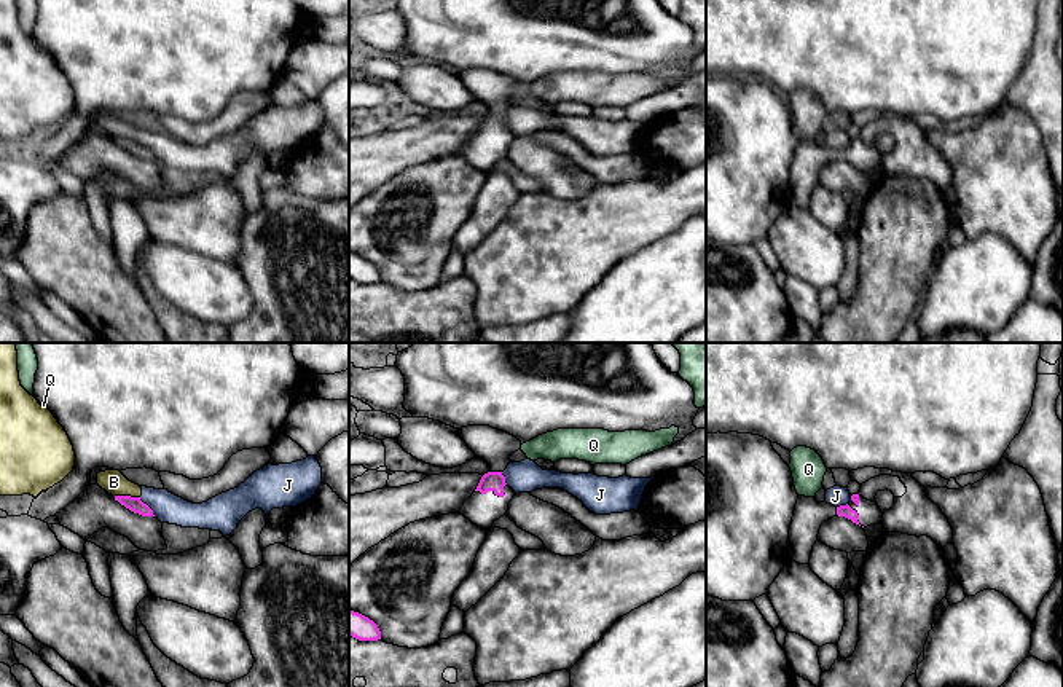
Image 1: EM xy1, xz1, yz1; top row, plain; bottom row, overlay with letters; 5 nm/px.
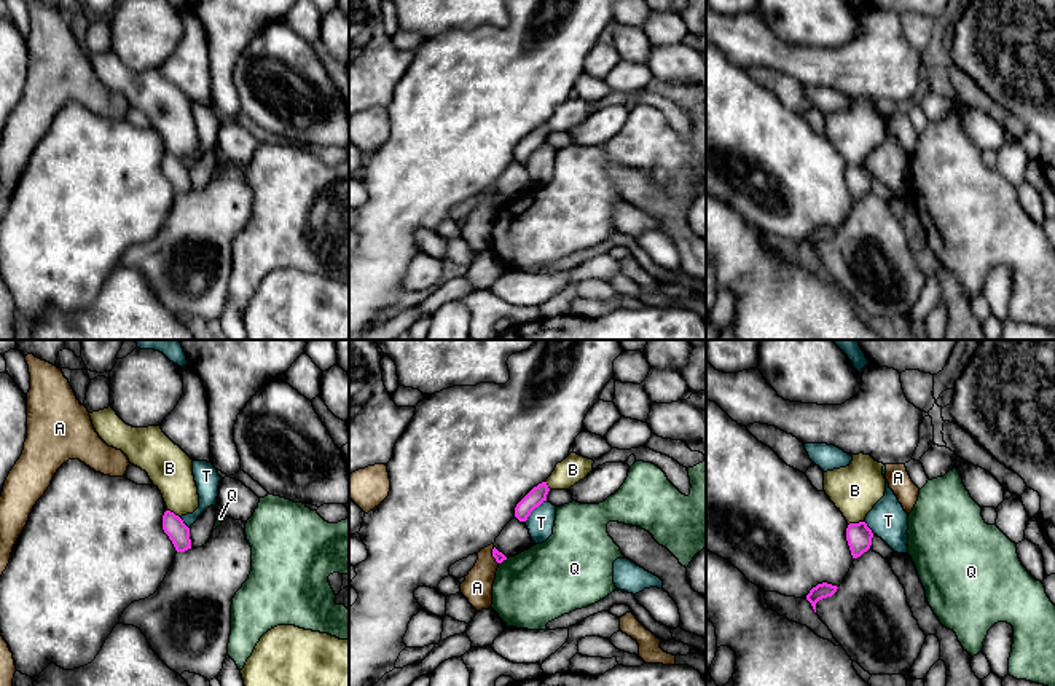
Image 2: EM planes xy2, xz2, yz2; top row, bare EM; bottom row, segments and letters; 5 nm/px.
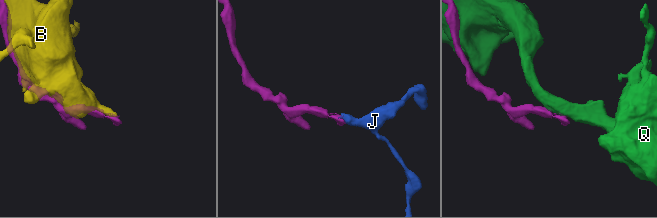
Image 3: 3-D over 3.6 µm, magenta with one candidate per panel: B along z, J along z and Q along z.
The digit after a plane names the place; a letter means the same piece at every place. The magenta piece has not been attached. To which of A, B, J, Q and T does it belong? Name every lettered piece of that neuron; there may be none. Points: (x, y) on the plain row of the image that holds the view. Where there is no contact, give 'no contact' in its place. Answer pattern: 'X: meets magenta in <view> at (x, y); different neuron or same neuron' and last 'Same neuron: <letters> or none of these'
A: meets magenta in xz2 at (493, 198); different neuron
B: meets magenta in xy1 at (126, 139); different neuron
J: meets magenta in xy1 at (149, 150); different neuron
Q: meets magenta in xz2 at (502, 203); different neuron
T: meets magenta in xz2 at (533, 152); different neuron
Same neuron: none of these

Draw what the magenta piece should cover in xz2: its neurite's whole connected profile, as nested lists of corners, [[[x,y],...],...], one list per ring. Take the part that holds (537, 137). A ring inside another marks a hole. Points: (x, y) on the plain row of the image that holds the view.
[[[547,124],[534,129],[515,150],[515,160],[520,164],[526,164],[531,155],[539,150],[543,144],[547,144],[550,131]]]

